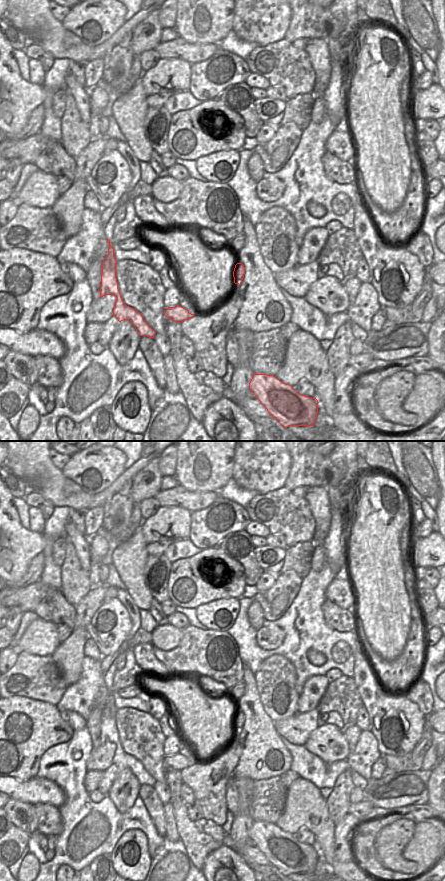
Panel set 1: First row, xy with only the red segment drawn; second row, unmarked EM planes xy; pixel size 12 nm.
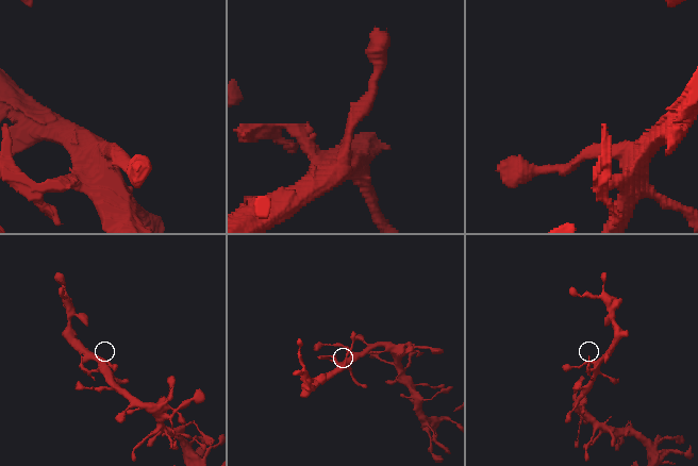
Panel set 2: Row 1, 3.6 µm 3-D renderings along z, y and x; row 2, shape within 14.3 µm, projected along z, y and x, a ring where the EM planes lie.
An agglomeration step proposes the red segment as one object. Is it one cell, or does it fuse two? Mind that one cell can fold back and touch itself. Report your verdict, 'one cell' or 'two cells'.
two cells

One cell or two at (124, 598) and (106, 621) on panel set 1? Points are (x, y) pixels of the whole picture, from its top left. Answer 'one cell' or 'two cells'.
two cells

